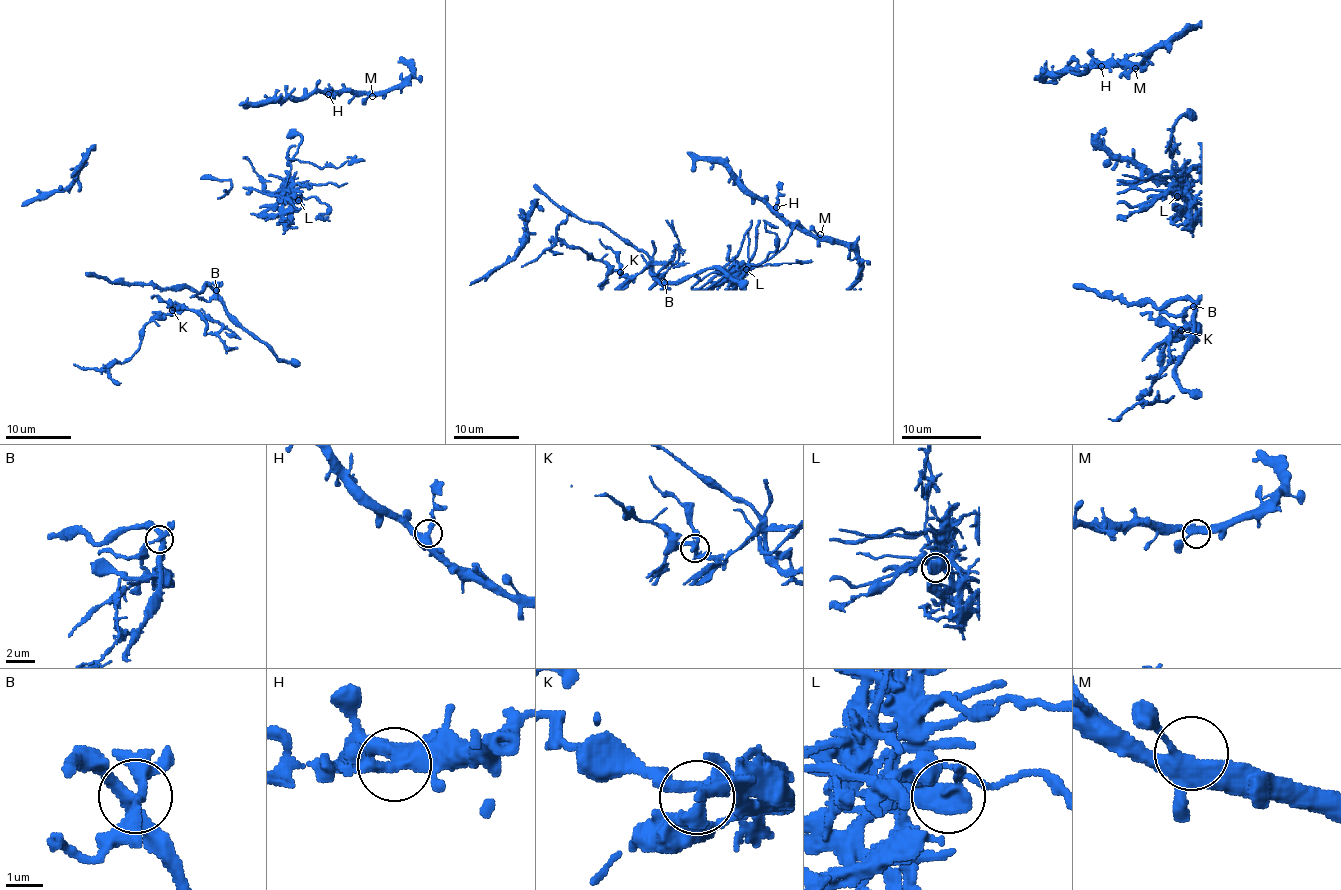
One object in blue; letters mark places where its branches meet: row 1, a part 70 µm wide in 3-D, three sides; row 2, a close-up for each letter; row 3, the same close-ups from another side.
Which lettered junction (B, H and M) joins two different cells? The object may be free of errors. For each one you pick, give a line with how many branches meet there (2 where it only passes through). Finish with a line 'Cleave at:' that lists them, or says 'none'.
B: Branches: 4
Cleave at: B

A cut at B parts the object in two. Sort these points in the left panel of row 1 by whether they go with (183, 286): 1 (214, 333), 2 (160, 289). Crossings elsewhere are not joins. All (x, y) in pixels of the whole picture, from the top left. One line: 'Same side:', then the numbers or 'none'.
Same side: 2

